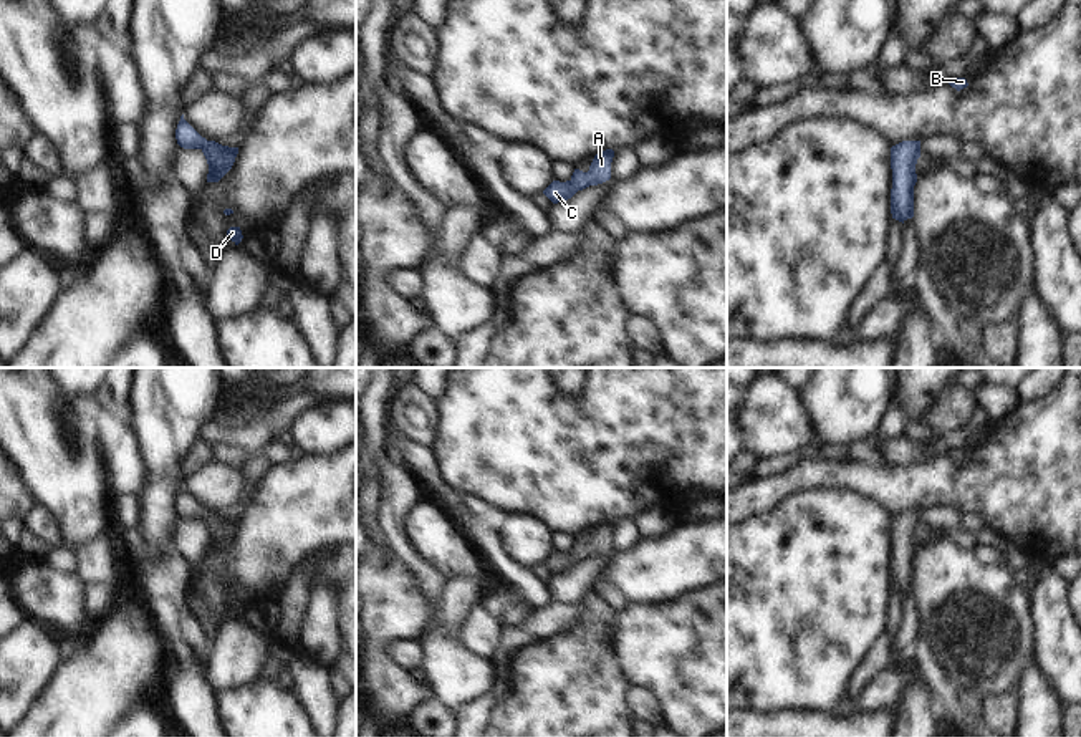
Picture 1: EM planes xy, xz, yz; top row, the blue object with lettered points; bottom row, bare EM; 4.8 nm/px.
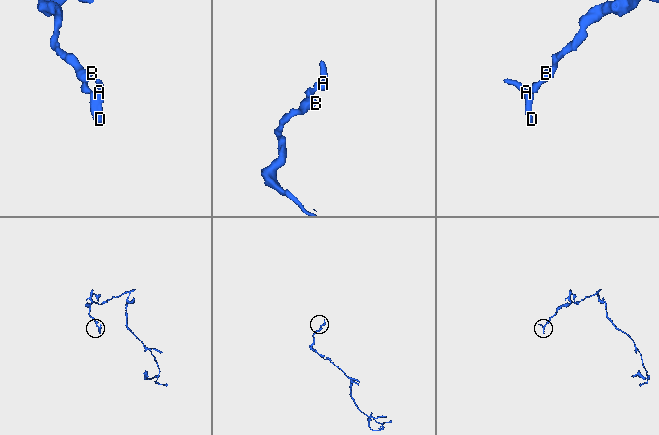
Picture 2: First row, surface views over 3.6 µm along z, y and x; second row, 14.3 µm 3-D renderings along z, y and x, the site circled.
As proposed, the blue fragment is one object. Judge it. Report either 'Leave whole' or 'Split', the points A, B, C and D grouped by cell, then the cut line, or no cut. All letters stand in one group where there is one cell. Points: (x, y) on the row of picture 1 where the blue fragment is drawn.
Leave whole. Groups: A B C D. No split

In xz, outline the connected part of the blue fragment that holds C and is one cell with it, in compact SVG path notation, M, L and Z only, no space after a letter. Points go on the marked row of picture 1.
M606 149L594 156L589 171L583 172L574 169L573 176L566 182L553 181L543 194L553 202L563 202L571 199L578 190L589 185L598 185L611 179L611 162L614 157L613 149Z

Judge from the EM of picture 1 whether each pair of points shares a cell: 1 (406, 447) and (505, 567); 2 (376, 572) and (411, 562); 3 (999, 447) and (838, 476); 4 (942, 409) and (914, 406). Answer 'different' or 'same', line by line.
1: same
2: different
3: same
4: different

